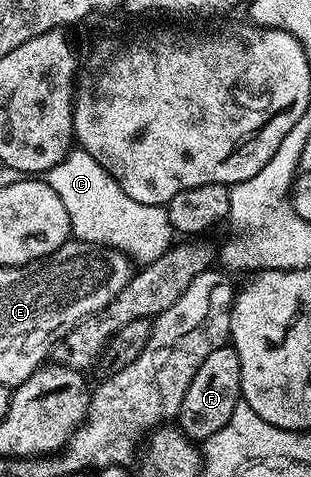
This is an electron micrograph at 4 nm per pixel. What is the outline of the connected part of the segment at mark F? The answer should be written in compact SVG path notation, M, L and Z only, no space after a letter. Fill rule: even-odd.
M232 346L211 350L211 354L203 358L203 366L195 370L195 378L191 378L187 394L183 394L181 409L175 417L176 427L180 428L187 439L194 442L211 438L211 434L223 430L227 418L231 418L235 406L242 399L239 354Z

